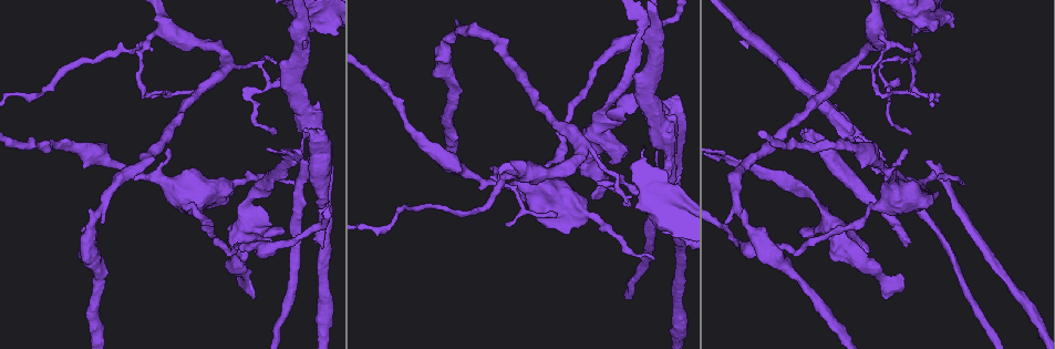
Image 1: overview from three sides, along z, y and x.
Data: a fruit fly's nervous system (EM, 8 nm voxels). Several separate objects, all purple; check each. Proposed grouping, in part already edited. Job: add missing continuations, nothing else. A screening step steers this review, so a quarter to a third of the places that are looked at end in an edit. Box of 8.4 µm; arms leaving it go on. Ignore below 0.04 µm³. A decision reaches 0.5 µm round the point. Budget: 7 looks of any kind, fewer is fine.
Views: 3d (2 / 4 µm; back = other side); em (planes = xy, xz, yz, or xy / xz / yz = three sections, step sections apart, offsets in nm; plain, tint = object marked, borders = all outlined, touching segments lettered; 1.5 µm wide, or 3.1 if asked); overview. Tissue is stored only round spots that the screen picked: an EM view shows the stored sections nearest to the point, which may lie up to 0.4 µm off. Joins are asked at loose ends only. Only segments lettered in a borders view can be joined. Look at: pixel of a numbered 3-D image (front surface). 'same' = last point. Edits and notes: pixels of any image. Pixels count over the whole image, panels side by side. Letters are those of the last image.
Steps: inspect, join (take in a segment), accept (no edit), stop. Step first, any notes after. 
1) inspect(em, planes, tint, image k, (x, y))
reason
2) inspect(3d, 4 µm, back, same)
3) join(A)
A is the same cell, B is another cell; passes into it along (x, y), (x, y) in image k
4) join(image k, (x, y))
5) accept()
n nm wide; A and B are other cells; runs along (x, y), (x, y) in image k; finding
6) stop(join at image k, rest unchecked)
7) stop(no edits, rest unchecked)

inspect(em, xy, step 4, borders, image 1, (323, 245))
branch stops here

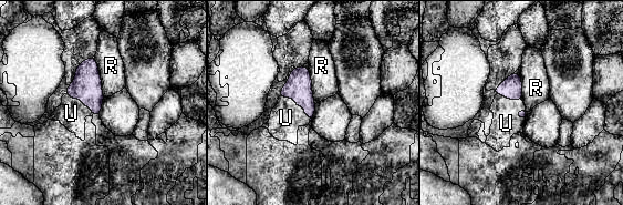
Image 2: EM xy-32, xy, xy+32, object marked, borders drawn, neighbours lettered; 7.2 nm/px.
inspect(em, planes, borders, same)

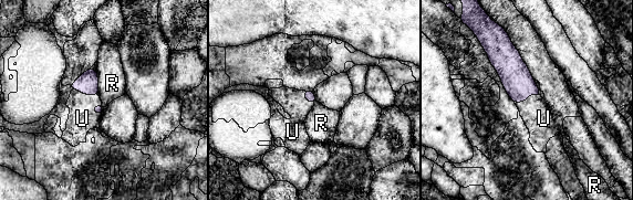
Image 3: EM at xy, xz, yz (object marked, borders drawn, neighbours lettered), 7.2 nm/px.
accept()
U touches over 380 nm; R and U are other cells; no lettered segment goes on from it

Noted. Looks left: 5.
inspect(em, yz, step 4, plain, image 1, (624, 147))

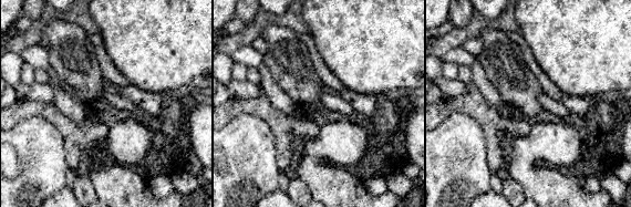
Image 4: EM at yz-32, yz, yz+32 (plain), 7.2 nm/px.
inspect(em, yz, step 4, tint, same)
with the object marked

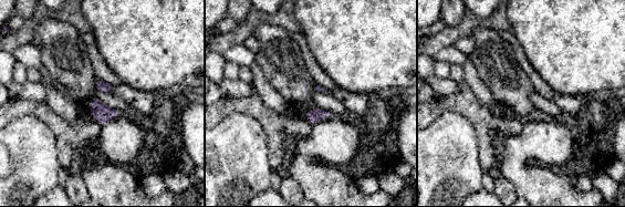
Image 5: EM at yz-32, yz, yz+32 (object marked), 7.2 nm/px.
inspect(em, yz, step 4, borders, same)

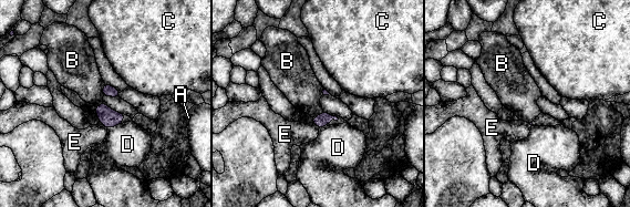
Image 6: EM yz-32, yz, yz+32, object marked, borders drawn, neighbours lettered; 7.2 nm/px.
accept()
D touches over 110 nm; A, B, C, D and E are other cells; border along (104, 83), (102, 95) in image 6; no lettered segment goes on from it

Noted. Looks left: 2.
inspect(3d, 4 µm, image 1, (925, 161))
branch stops here

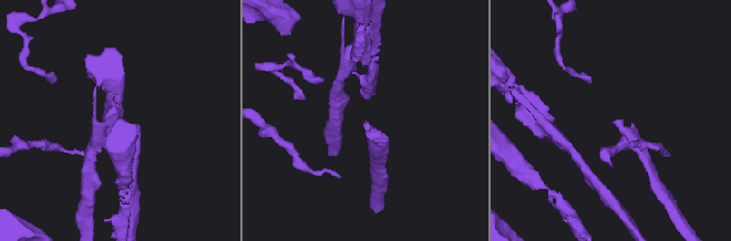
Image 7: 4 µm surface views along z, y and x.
inspect(em, planes, borders, image 7, (364, 122))
need the tissue

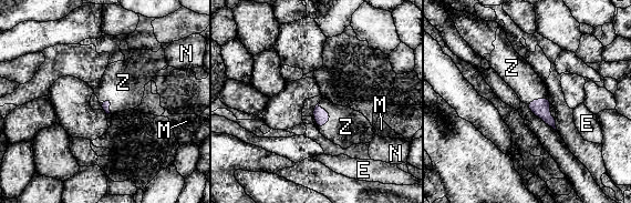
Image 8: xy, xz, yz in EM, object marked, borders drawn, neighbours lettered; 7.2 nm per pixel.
join(Z)
Z is the same cell, E, M and N are other cells; it goes on there

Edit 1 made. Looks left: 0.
stop(join at image 8, rest unchecked)

